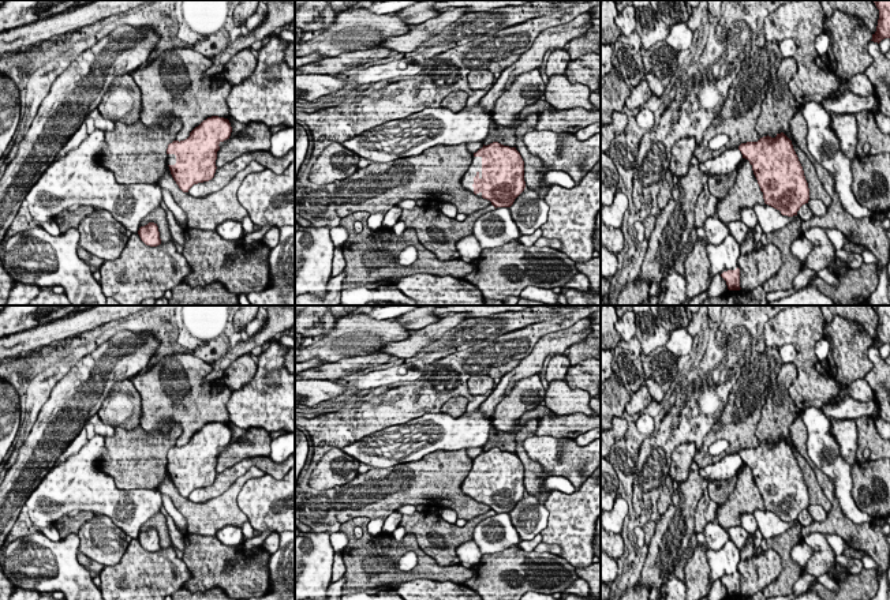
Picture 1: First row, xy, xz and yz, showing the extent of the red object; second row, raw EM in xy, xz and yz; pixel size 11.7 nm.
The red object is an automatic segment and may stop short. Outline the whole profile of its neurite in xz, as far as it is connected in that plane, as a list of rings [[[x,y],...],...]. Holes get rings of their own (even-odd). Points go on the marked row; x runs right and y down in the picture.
[[[493,142],[474,153],[461,185],[497,207],[511,207],[524,191],[524,161],[516,147]]]

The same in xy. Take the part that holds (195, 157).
[[[212,116],[195,127],[187,139],[168,145],[168,166],[183,192],[214,177],[218,145],[229,139],[231,132],[228,119]]]

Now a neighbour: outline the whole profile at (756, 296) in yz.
[[[756,286],[747,295],[740,290],[729,290],[723,296],[710,297],[700,305],[767,305],[766,290],[763,286]]]

